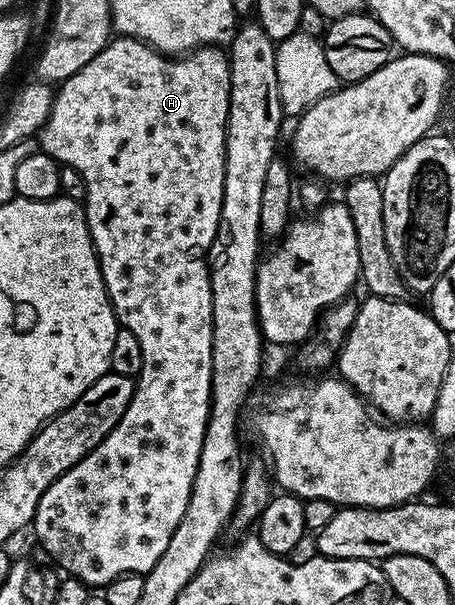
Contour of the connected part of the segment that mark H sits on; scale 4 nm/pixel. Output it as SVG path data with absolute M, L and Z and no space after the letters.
M116 37L108 42L94 58L90 61L86 61L86 65L82 65L82 69L78 69L78 73L74 73L69 79L63 80L63 82L55 88L52 111L49 114L47 122L38 132L39 150L56 160L57 163L65 167L73 167L74 169L78 169L78 173L82 173L84 184L86 185L86 193L84 194L82 206L84 215L88 218L88 228L90 229L90 237L92 238L92 244L96 250L96 256L100 259L100 268L102 269L102 277L106 285L106 293L110 297L112 308L116 310L117 324L135 337L138 344L141 346L142 353L140 373L135 376L136 392L130 401L130 405L126 409L126 413L122 413L118 425L114 425L114 429L105 437L102 441L102 445L98 445L90 453L86 453L86 457L82 457L82 461L78 461L78 465L74 465L74 469L62 473L62 477L58 477L58 481L54 481L54 485L50 485L50 489L46 489L46 493L42 493L42 501L38 501L38 509L34 513L30 524L31 530L36 530L36 539L44 546L45 553L64 570L64 573L67 573L71 578L79 579L80 582L89 589L103 589L107 587L108 584L113 583L120 575L144 575L150 569L154 569L154 565L158 565L158 557L162 557L162 553L166 553L166 545L170 545L170 537L174 533L174 529L178 529L178 521L182 521L182 513L186 513L186 505L190 501L190 489L194 485L194 473L198 473L198 457L202 453L202 441L206 433L208 414L210 413L210 405L212 404L212 290L210 289L210 273L208 272L208 250L216 236L218 221L222 213L224 154L226 153L226 121L228 120L229 105L230 69L228 68L228 57L219 46L197 47L196 50L189 51L179 57L169 57L160 54L155 47L148 46L148 44L143 43L141 39Z

